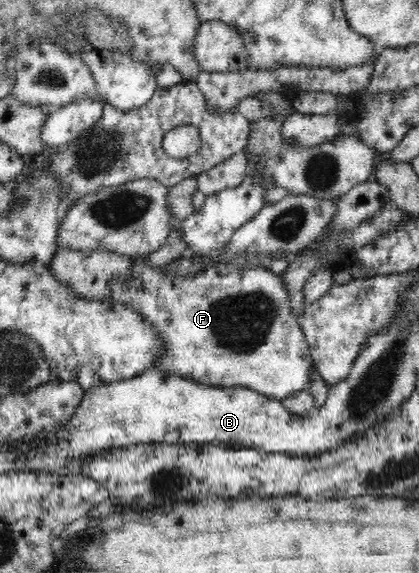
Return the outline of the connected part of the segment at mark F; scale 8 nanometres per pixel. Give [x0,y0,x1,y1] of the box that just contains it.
[49,247,313,402]

